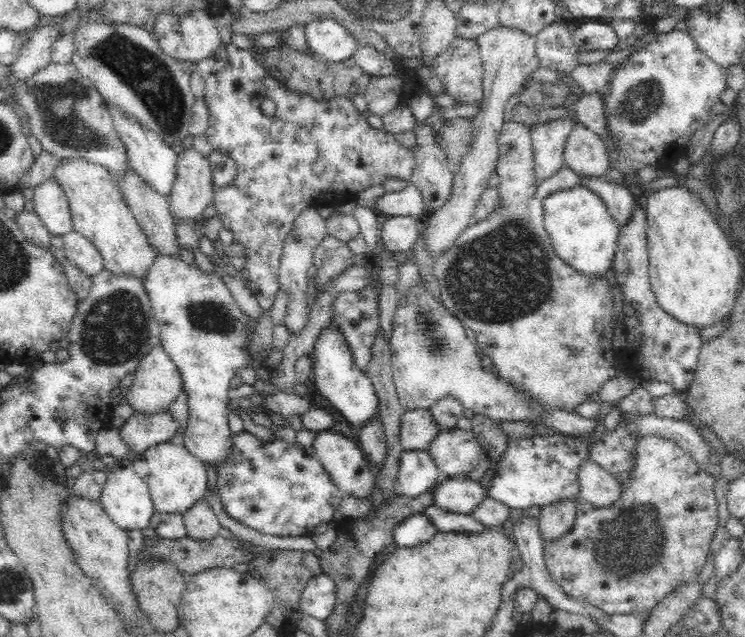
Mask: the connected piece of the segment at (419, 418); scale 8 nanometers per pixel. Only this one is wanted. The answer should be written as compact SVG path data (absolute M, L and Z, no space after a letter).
M408 410L402 416L400 439L403 451L426 450L439 434L430 410Z

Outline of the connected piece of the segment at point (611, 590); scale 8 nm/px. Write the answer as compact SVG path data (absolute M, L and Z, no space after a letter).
M646 436L639 438L634 458L635 464L633 465L633 472L630 474L628 481L621 483L620 497L618 500L616 500L612 506L606 506L606 508L600 508L584 500L578 500L576 502L577 511L572 528L570 528L567 534L564 534L564 536L555 542L544 544L544 558L545 565L548 567L552 578L568 596L584 601L588 603L588 605L592 605L610 616L634 616L646 621L651 613L651 609L654 609L654 606L662 601L668 593L671 593L672 590L682 583L696 581L698 574L700 574L706 562L706 556L709 554L713 536L716 528L718 528L719 518L717 506L720 502L718 502L715 497L715 478L708 472L705 472L705 470L693 460L692 455L688 454L686 450L683 450L670 438L665 438L664 436Z

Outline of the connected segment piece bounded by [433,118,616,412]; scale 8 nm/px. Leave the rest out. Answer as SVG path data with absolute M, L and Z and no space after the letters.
M511 118L503 122L499 137L499 157L496 173L499 176L498 196L500 204L484 220L468 225L460 232L460 236L448 246L442 254L436 254L433 262L433 272L440 287L440 299L443 305L456 317L463 326L468 326L475 333L478 347L481 352L489 356L495 364L495 370L506 382L514 385L520 392L527 394L530 399L546 404L546 407L574 412L580 404L590 399L590 395L600 390L600 386L609 378L616 377L616 371L612 367L614 362L614 350L612 350L613 337L613 304L614 293L605 276L586 276L568 266L554 250L550 235L544 226L543 200L536 197L536 173L534 173L534 153L532 153L532 135L530 127L514 121Z

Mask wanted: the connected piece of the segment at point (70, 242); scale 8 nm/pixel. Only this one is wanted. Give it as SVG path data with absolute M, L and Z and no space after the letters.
M74 230L63 234L65 258L80 268L87 275L94 276L104 269L104 261L100 251L94 247L88 238Z

